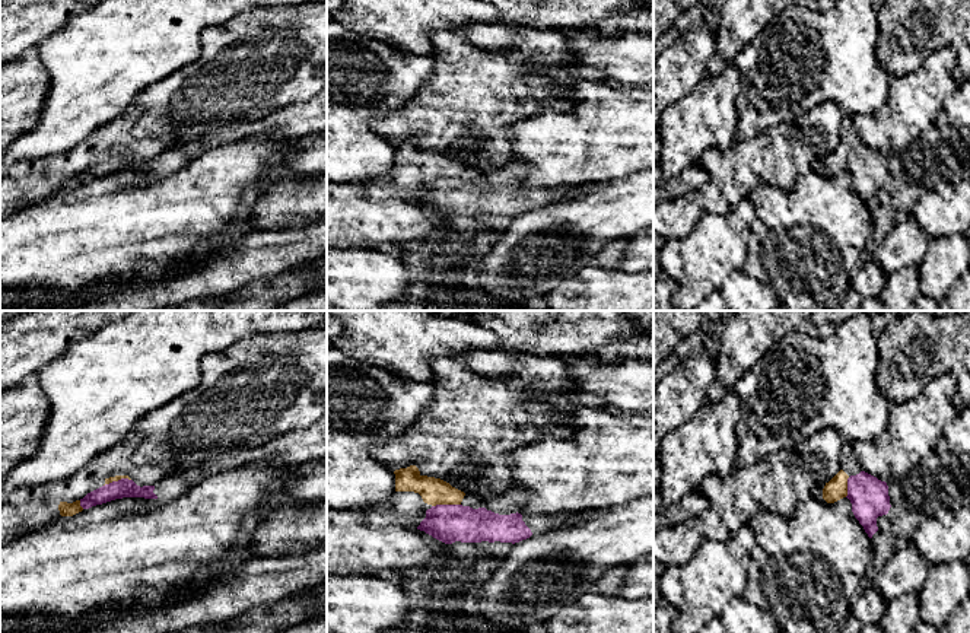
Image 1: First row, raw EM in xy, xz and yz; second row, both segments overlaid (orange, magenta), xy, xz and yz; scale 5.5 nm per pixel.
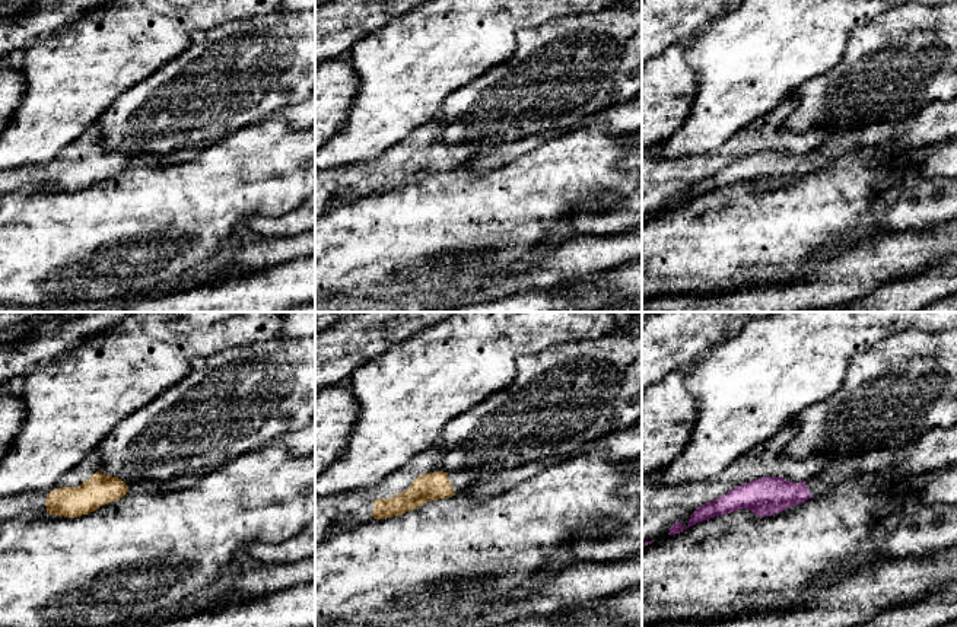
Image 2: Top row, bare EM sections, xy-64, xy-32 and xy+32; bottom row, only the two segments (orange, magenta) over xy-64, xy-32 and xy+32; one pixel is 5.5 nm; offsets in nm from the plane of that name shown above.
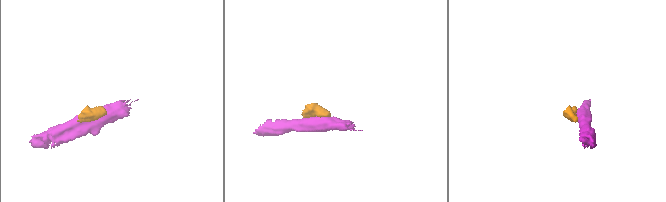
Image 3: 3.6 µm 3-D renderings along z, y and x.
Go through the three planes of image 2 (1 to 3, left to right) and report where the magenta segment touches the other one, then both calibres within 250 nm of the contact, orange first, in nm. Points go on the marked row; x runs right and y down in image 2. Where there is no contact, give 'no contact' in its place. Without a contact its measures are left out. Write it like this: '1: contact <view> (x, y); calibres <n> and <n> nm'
1: no contact
2: no contact
3: no contact

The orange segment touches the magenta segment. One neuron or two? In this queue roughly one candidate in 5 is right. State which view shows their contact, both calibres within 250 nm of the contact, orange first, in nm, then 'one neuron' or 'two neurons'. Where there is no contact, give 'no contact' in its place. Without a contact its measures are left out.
meets orange in xz; 150 nm thick on the orange side, 200 nm on the other; two neurons

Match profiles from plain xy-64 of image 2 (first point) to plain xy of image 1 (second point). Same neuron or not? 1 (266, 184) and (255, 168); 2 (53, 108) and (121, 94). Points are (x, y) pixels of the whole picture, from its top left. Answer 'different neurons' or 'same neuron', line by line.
1: same neuron
2: same neuron

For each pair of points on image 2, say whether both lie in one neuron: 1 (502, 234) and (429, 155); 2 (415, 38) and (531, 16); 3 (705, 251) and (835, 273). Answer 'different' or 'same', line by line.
1: different
2: same
3: different

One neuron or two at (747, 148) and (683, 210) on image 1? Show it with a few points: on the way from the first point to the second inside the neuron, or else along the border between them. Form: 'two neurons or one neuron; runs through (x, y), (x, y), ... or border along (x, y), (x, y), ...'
one neuron; runs through (735, 165), (700, 200)

